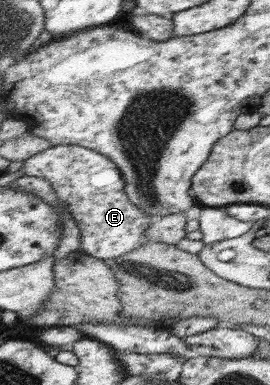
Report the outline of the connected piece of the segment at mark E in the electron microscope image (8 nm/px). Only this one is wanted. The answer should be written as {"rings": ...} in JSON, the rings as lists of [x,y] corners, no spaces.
{"rings":[[[78,145],[52,146],[25,160],[21,170],[26,176],[40,176],[53,184],[81,230],[80,251],[111,263],[151,242],[147,230],[159,218],[142,212],[129,199],[125,177],[109,156]]]}

